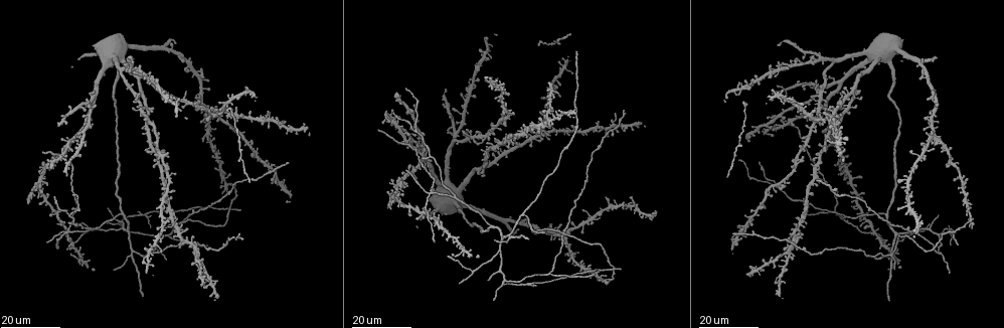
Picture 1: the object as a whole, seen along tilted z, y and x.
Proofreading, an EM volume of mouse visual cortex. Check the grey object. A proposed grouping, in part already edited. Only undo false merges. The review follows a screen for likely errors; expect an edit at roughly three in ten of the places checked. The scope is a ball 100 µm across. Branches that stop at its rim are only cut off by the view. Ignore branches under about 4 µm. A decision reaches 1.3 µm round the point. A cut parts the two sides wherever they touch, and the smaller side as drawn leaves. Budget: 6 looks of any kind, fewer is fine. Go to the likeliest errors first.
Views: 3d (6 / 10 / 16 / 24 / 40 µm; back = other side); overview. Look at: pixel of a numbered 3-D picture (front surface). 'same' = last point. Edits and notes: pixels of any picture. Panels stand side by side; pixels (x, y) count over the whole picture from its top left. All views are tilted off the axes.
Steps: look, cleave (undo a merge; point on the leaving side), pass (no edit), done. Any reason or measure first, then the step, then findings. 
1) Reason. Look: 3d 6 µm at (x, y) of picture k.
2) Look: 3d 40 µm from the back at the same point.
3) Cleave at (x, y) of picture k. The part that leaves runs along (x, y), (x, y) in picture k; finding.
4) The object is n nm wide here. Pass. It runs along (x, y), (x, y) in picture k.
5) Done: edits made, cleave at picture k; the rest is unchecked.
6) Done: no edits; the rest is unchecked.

Four-way junction. Look: 3d 16 µm at (144, 216) of picture 1.

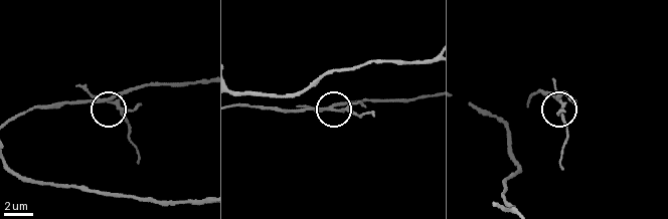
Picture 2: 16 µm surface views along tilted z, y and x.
Look: 3d 6 µm at (115, 98) of picture 2.

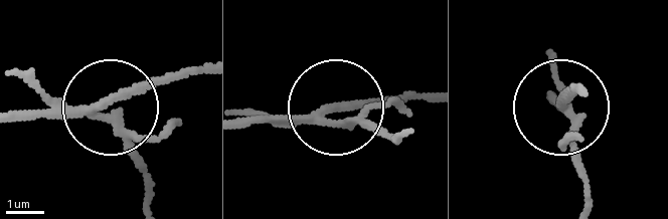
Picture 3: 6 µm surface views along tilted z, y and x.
Cleave at (129, 131) of picture 3. The part that leaves runs along (81, 110), (107, 119), (119, 137), (142, 200) in picture 3; two cells meet here.

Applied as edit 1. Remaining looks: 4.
Look: overview.

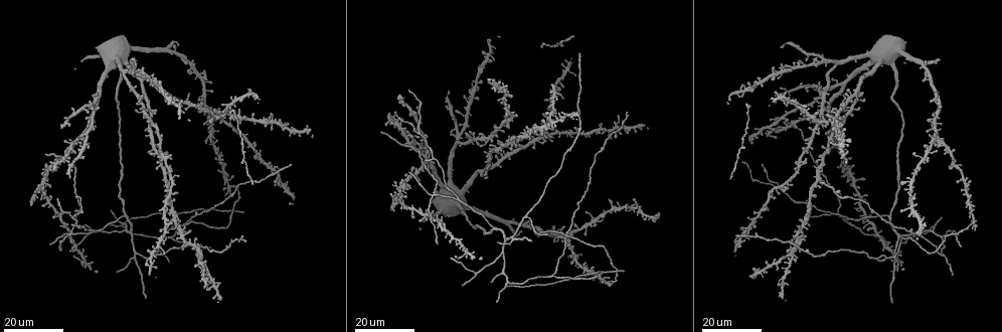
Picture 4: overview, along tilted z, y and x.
Branch point. Look: 3d 24 µm at (419, 130) of picture 4.

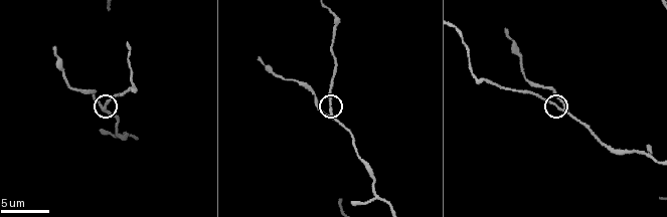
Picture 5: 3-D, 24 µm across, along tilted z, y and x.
Look: 3d 10 µm at (560, 109) of picture 5.

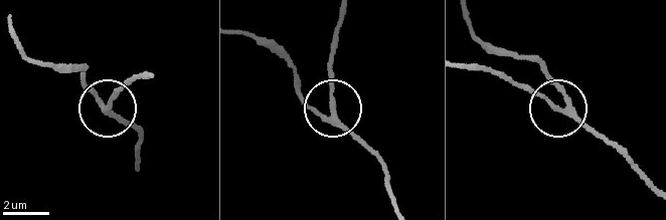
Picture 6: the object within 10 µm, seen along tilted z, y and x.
Look: 3d 6 µm at (561, 107) of picture 6.

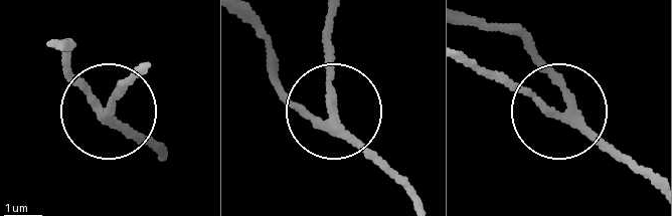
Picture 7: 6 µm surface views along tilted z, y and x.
The object is 200 nm wide here. Pass. It runs along (655, 185), (565, 113), (557, 77), (527, 38) in picture 7; continuous, no second cell.

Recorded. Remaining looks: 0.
Done: edits made, cleave at picture 3; the rest is unchecked.

